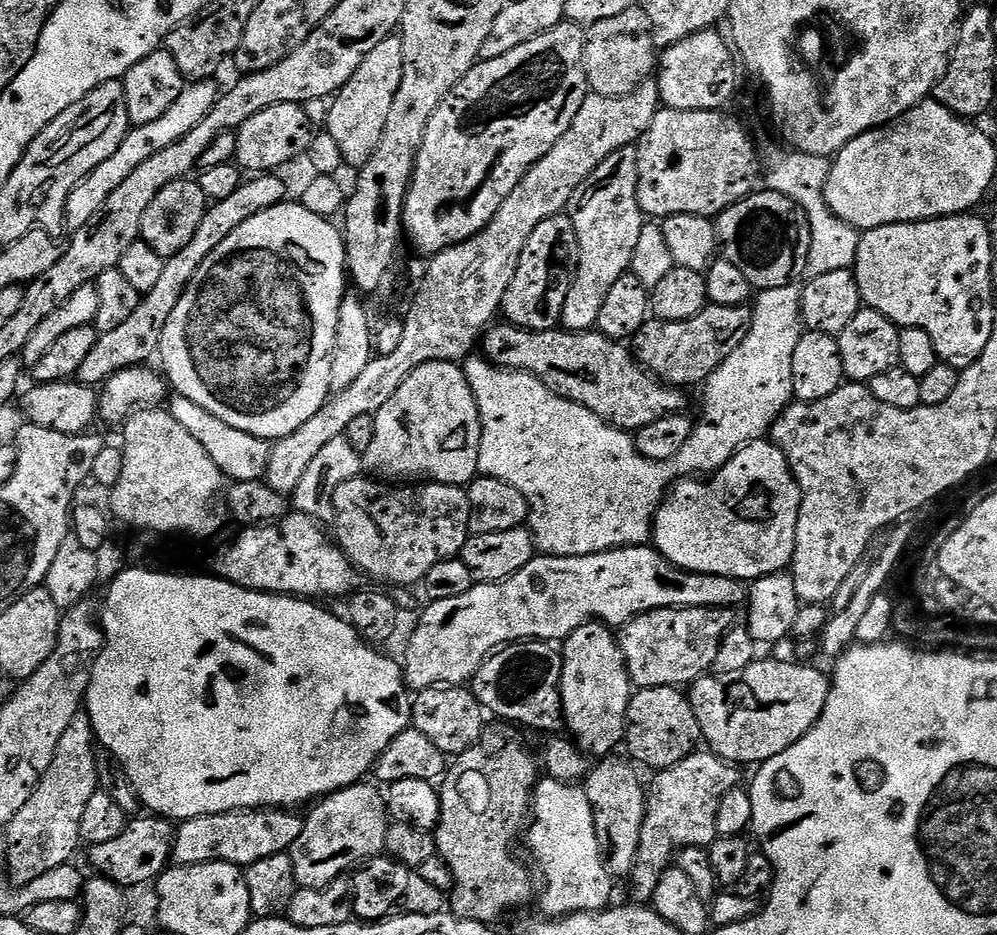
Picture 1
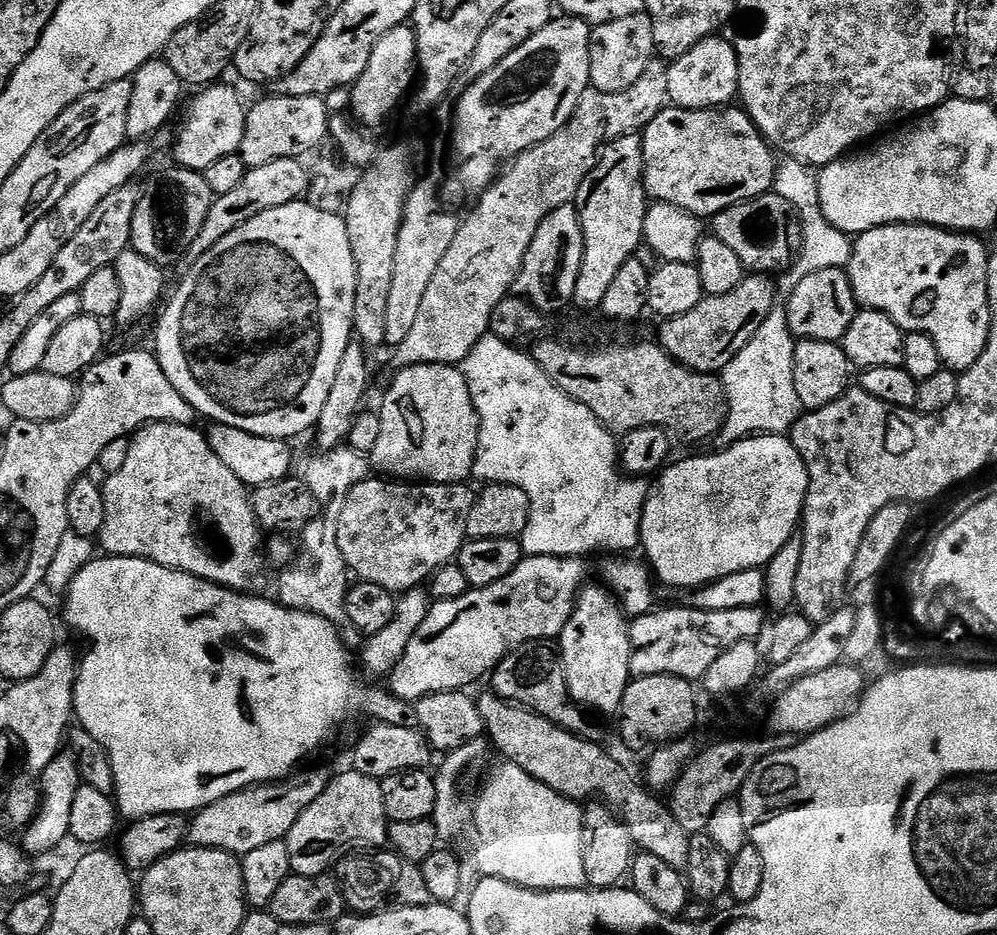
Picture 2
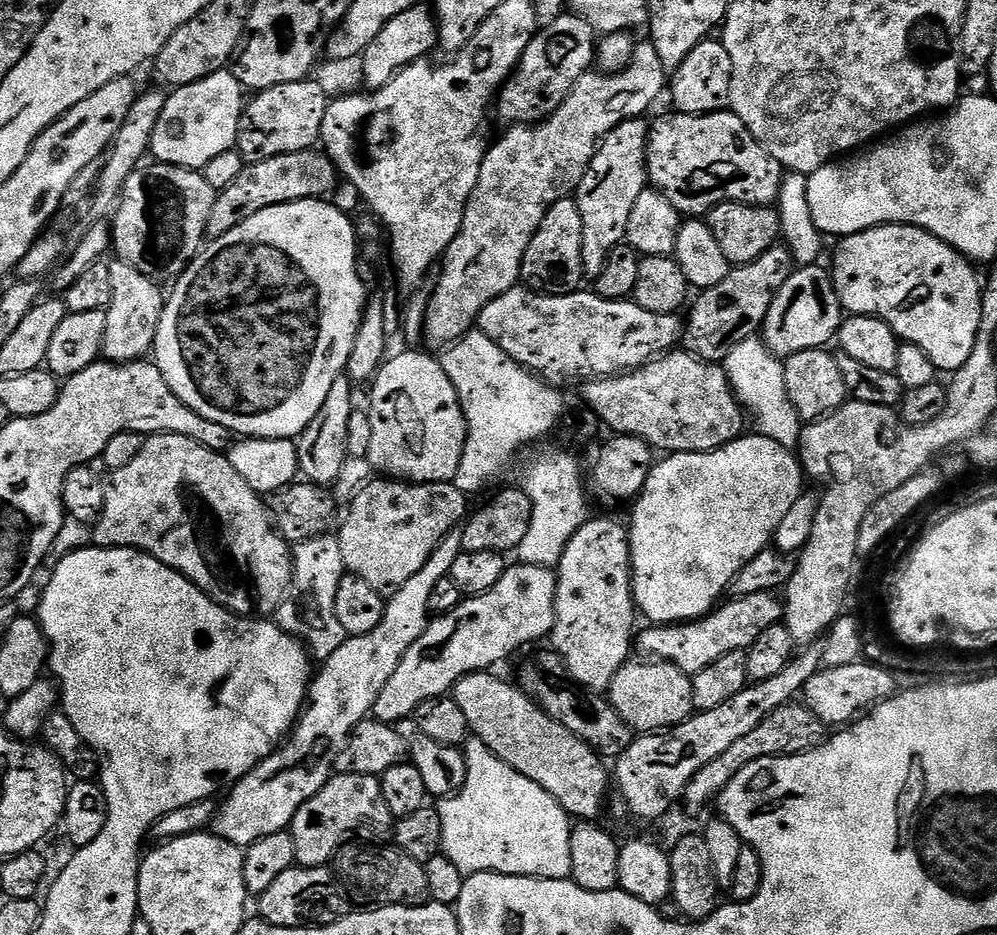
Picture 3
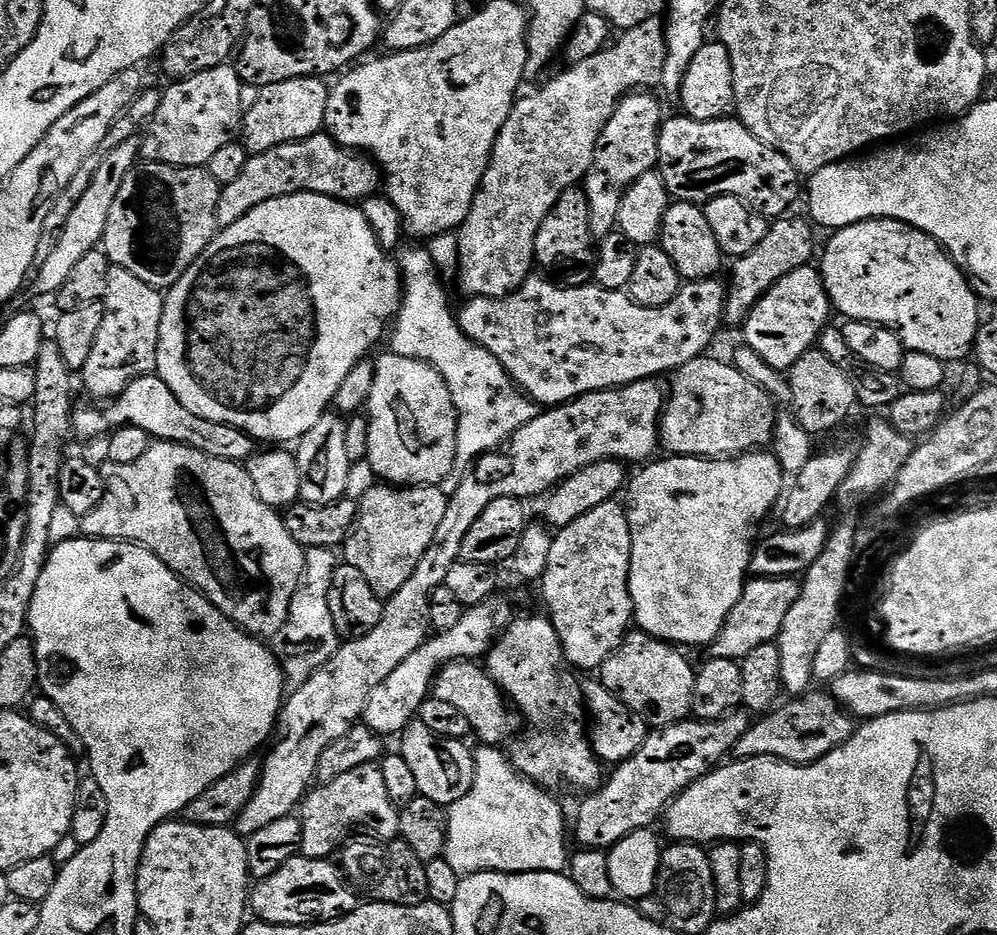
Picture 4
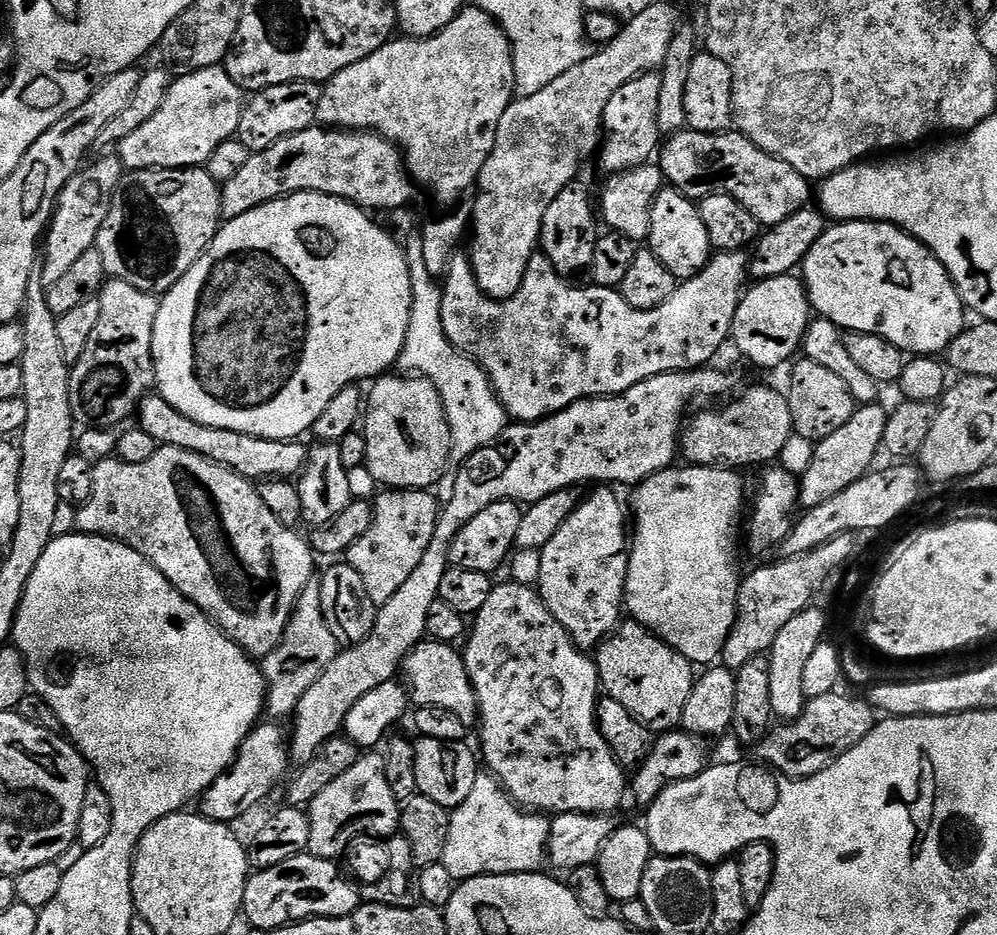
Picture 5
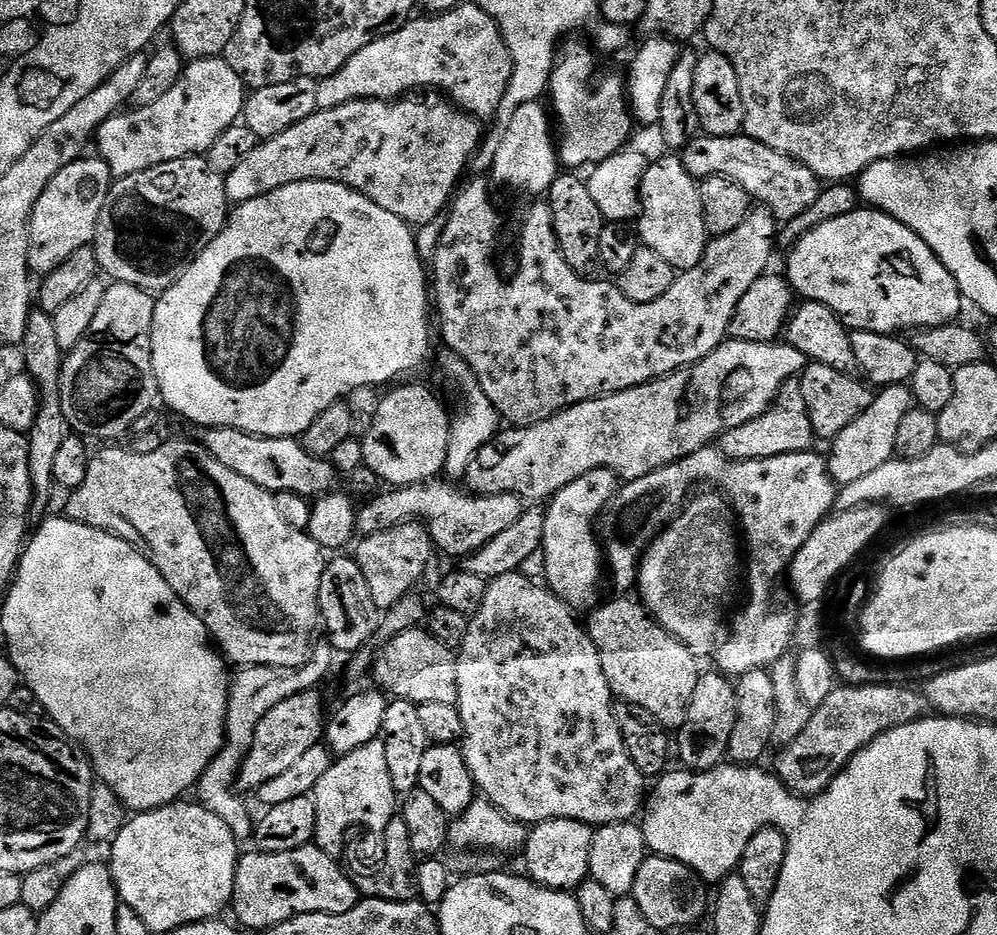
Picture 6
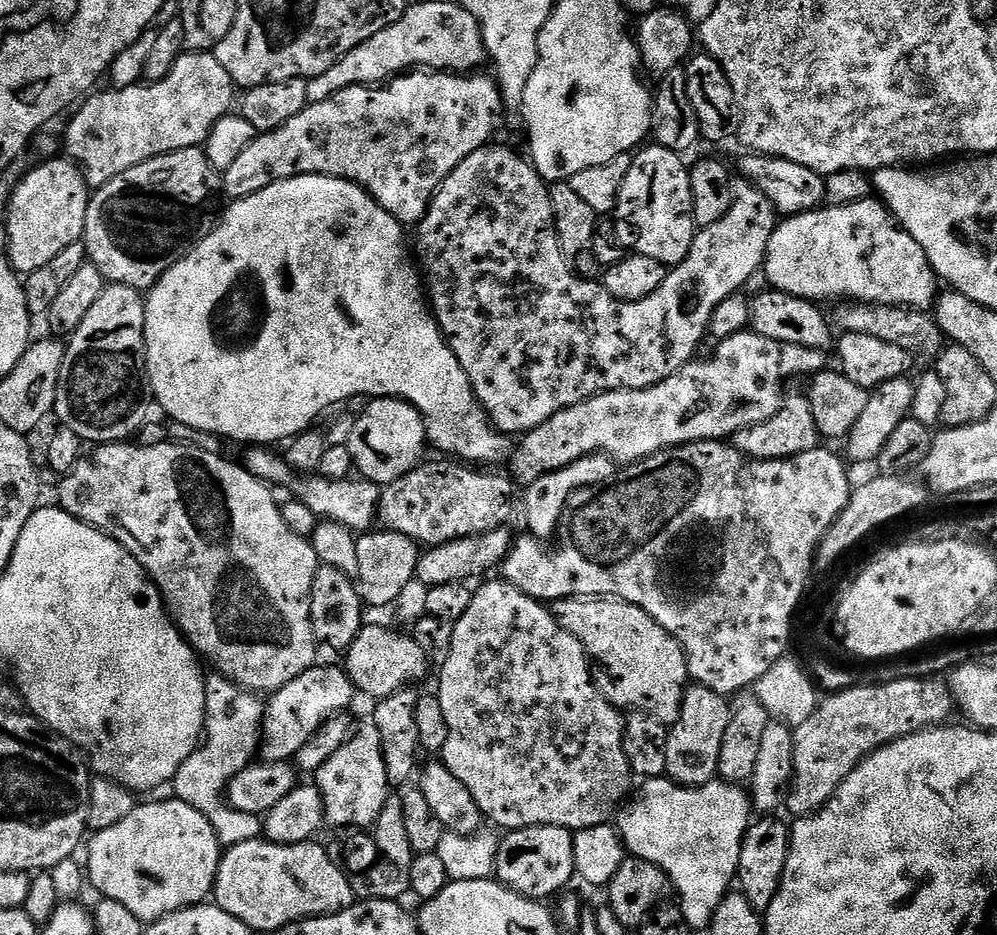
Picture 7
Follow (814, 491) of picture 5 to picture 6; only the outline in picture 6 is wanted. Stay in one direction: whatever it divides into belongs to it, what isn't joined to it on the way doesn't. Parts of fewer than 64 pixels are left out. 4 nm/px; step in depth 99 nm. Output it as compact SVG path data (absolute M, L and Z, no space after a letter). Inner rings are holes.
M892 384L889 388L880 388L873 395L870 406L866 406L866 410L862 414L858 414L858 418L854 418L854 422L850 422L850 426L846 426L846 430L842 430L830 441L829 448L832 449L826 452L826 461L828 473L831 474L833 481L840 486L850 482L858 482L858 478L863 478L865 474L871 474L873 470L878 470L878 466L882 466L887 460L893 459L896 456L898 425L902 423L902 418L906 418L906 414L911 412L913 407L912 393L905 385Z

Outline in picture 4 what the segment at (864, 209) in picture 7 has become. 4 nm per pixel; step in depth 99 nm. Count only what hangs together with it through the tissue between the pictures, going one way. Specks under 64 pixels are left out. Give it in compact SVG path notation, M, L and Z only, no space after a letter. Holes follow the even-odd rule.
M863 220L835 229L829 236L832 237L824 248L818 271L837 313L840 311L848 320L861 320L889 328L898 334L905 349L910 352L930 354L945 362L960 360L967 352L969 355L980 333L981 301L960 265L931 236L911 228L902 220Z

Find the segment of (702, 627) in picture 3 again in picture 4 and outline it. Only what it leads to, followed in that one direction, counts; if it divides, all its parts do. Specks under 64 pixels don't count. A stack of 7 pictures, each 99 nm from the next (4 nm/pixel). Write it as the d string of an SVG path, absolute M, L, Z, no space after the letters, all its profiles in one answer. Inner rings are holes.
M786 576L773 580L770 578L749 579L745 583L742 598L738 598L734 610L730 610L726 618L719 640L715 641L715 655L721 660L740 662L755 647L775 641L782 630L782 622L786 622L786 614L790 614L790 606L794 606L799 593L800 584L795 579Z

